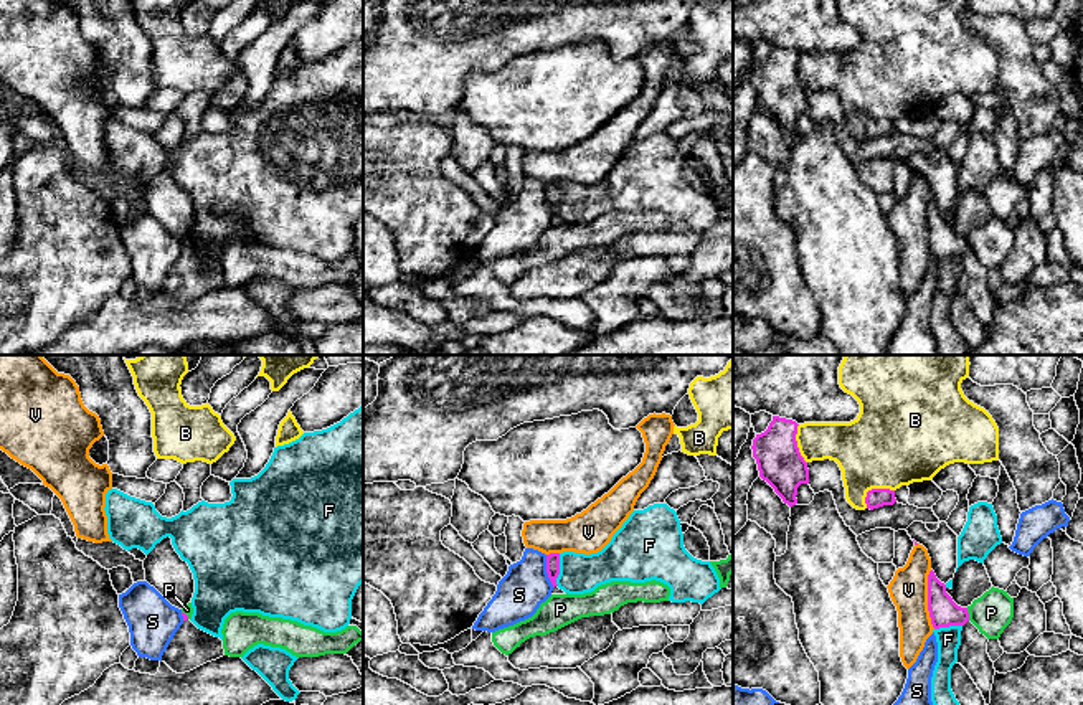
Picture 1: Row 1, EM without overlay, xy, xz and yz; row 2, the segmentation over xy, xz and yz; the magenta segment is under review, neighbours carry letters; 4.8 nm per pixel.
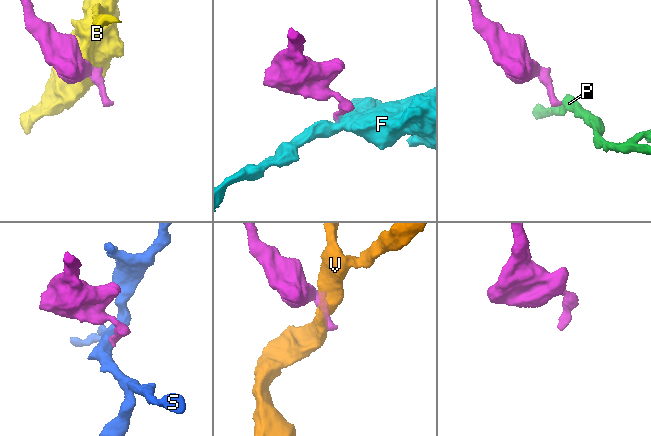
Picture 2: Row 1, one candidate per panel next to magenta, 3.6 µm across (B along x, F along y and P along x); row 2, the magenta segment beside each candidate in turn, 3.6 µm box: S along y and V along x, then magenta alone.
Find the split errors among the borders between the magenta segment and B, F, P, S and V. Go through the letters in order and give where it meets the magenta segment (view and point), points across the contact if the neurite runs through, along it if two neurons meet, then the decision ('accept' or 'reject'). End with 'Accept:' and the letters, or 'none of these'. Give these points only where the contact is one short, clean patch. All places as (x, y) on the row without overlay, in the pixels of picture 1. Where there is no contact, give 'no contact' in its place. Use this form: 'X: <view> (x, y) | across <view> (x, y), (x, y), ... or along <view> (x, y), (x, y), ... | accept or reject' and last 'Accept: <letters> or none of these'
B: yz (872, 119) | reject
F: xz (558, 200) | along xz (560, 184), (557, 215) | reject
P: yz (968, 245) | along yz (966, 238), (969, 250) | reject
S: xz (547, 202) | along xz (545, 185), (545, 202), (553, 217) | reject
V: yz (928, 230) | along yz (930, 200), (928, 246), (935, 258) | reject
Accept: none of these

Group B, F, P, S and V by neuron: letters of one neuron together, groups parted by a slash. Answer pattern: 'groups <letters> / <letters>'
groups B / F / P / S / V

